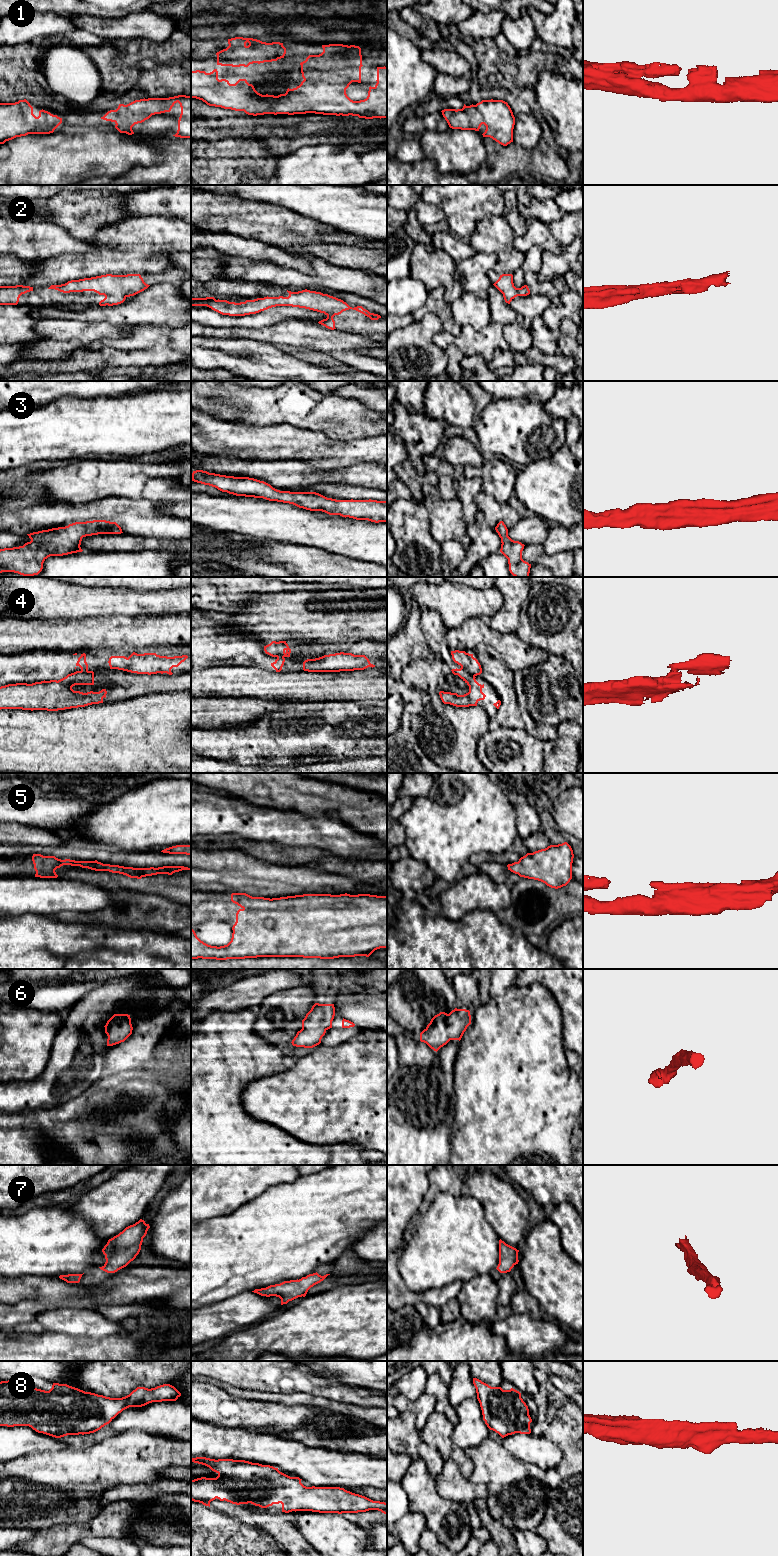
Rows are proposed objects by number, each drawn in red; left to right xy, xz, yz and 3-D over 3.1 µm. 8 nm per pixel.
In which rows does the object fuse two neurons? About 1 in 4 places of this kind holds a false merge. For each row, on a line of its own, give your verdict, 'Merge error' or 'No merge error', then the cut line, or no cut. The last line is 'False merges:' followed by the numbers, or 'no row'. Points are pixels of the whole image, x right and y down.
1: No merge error. No split
2: No merge error. No split
3: No merge error. No split
4: Merge error. Split along yz (461, 666), (474, 676)
5: No merge error. No split
6: No merge error. No split
7: No merge error. No split
8: No merge error. No split
False merges: 4

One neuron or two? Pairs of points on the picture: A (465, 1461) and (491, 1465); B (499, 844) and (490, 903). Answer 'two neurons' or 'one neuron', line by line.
A: two neurons
B: two neurons

